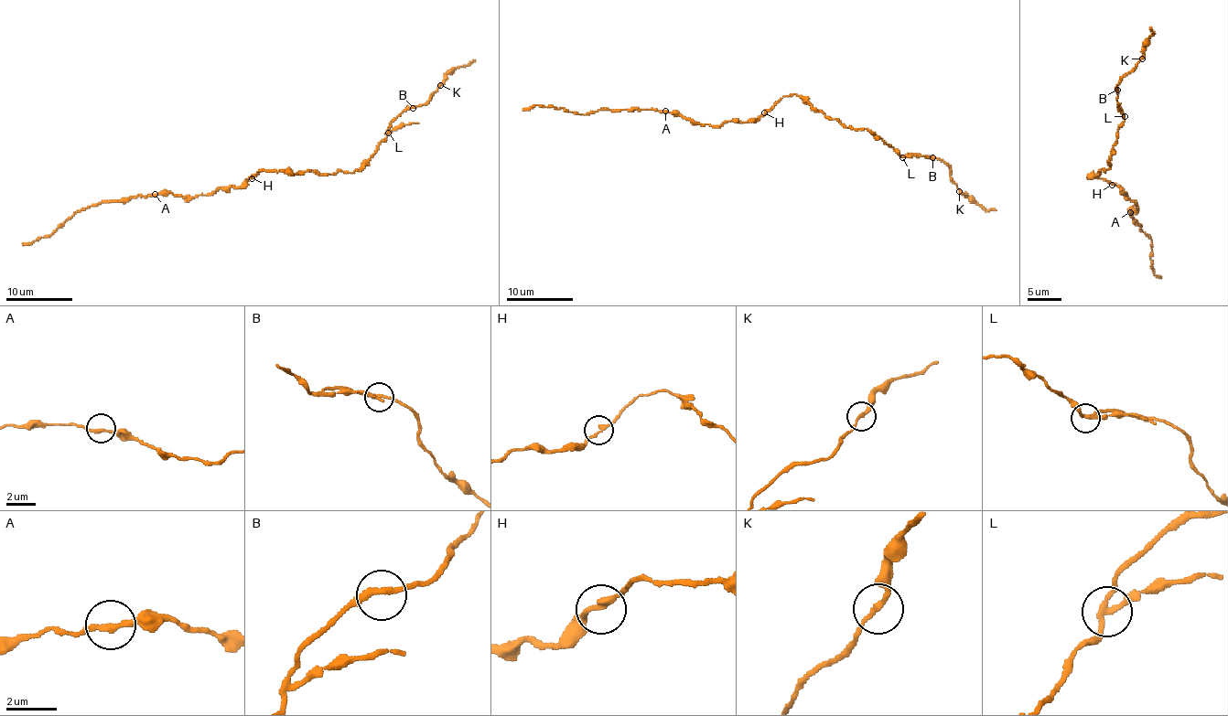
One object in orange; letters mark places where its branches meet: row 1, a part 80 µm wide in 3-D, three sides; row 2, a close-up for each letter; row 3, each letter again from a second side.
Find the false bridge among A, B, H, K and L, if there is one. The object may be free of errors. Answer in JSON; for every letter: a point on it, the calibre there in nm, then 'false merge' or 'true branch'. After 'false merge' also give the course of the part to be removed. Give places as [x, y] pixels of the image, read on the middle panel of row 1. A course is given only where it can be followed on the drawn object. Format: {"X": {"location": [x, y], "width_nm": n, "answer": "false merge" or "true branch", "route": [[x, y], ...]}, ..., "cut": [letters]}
{"A": {"location": [665, 111], "width_nm": 190, "answer": "true branch"}, "B": {"location": [932, 157], "width_nm": 240, "answer": "true branch"}, "H": {"location": [764, 112], "width_nm": 200, "answer": "true branch"}, "K": {"location": [959, 191], "width_nm": 190, "answer": "true branch"}, "L": {"location": [902, 157], "width_nm": 190, "answer": "false merge", "route": [[902, 156], [927, 155], [933, 160]]}, "cut": ["L"]}

